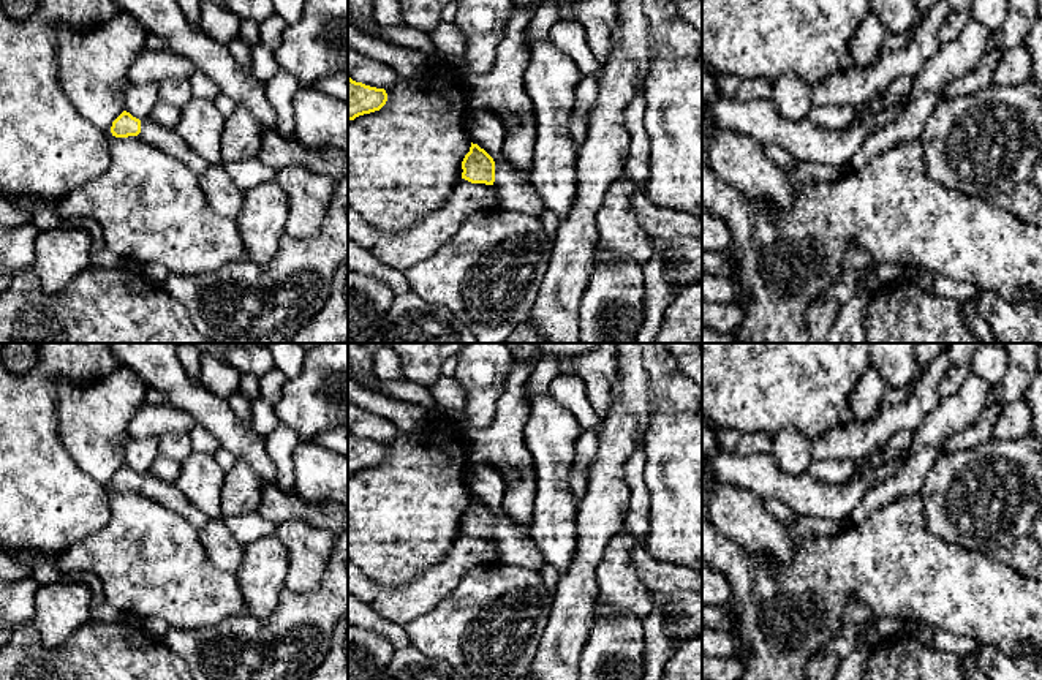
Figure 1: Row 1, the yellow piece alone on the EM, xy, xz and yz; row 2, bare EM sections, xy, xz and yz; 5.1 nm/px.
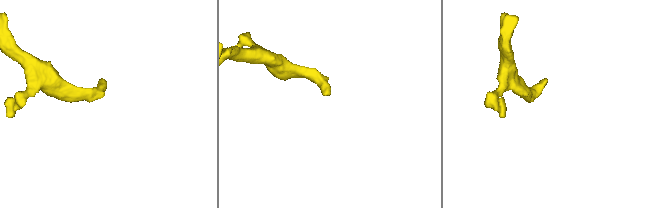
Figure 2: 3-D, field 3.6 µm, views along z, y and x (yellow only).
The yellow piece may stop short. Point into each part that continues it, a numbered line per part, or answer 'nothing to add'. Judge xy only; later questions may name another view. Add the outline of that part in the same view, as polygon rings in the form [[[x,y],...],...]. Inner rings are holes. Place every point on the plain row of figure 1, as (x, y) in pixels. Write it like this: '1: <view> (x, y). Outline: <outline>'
1: xy (165, 494). Outline: [[[141,473],[141,485],[149,487],[149,498],[179,514],[193,528],[204,530],[212,519],[199,511],[176,484],[157,479],[152,473]]]

